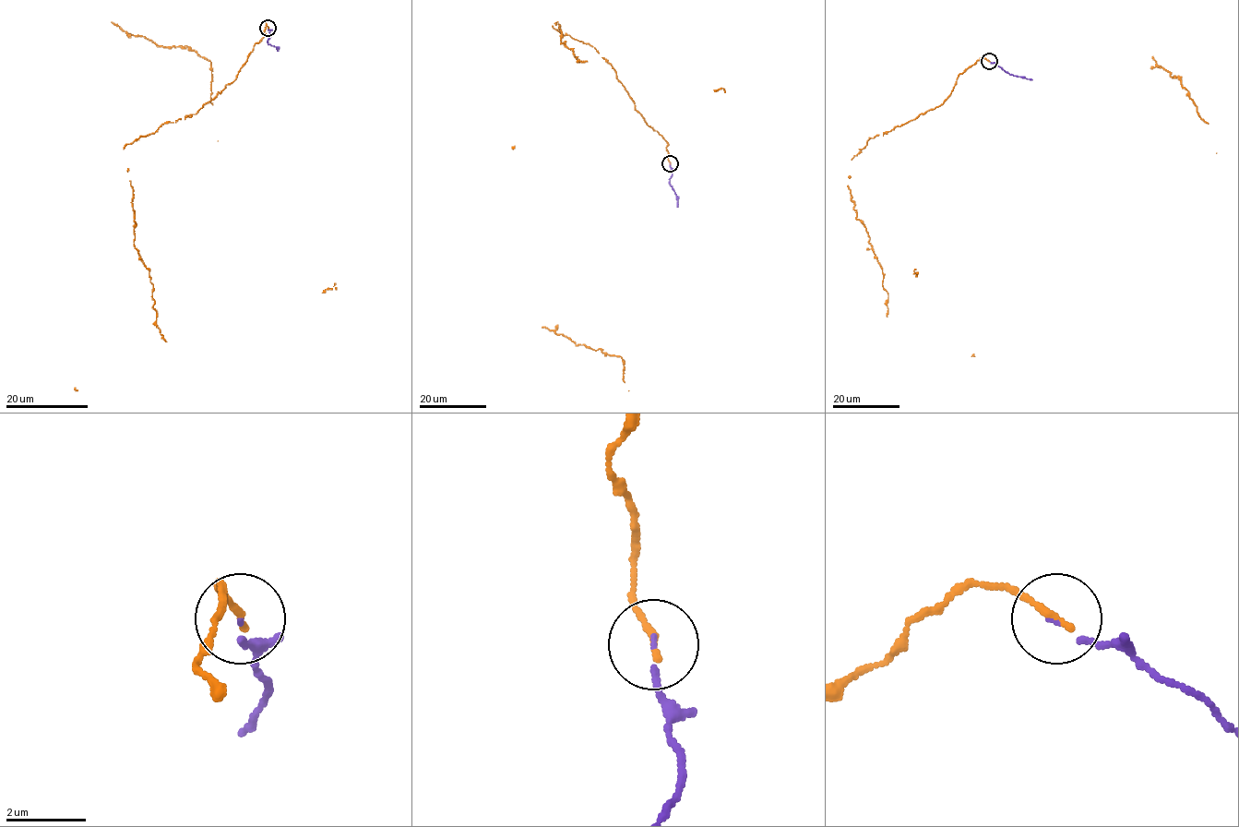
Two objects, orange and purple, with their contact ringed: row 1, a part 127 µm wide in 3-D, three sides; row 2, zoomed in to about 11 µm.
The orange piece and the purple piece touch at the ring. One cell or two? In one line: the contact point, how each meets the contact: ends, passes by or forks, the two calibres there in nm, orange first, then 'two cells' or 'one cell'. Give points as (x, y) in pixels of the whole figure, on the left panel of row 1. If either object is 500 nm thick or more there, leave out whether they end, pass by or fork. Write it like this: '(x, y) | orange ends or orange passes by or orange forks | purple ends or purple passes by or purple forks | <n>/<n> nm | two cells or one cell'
(268, 28) | orange ends | purple ends | 170/90 nm | one cell

